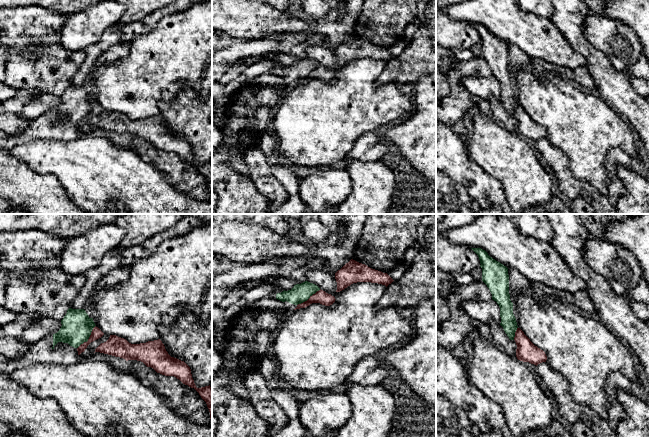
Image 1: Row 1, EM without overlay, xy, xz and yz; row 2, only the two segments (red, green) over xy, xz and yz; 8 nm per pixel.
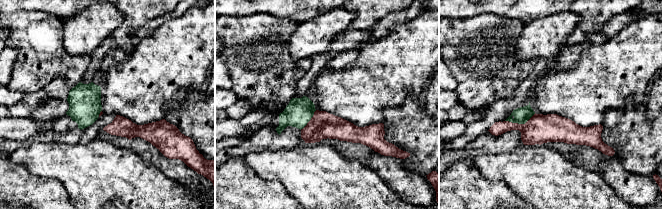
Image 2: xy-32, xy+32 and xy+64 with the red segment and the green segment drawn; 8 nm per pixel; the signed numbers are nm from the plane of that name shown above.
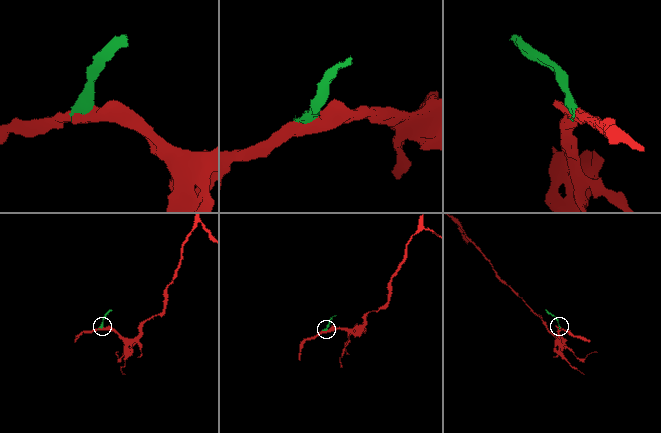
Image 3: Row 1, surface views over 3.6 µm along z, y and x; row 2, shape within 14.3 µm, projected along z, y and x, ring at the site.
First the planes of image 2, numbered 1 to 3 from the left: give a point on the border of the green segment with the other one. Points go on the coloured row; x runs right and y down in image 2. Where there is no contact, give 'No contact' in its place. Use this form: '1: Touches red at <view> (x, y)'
1: Touches red at xy-32 (100, 113)
2: Touches red at xy+32 (310, 120)
3: Touches red at xy+64 (520, 124)

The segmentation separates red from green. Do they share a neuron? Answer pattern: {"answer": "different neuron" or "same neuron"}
{"answer": "different neuron"}

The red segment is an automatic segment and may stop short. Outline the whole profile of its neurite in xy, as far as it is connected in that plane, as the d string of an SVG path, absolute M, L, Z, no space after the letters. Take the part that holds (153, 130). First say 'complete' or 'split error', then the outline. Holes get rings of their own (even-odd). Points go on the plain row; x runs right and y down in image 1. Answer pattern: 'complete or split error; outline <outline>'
complete; outline M110 111L109 115L101 119L95 128L115 133L143 138L157 149L165 152L174 152L183 160L194 164L206 178L212 199L212 164L209 162L197 164L192 154L190 143L177 134L171 133L160 115L146 119L131 120L126 115Z

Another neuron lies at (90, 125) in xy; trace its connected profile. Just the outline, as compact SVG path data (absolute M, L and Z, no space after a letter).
M104 110L101 114L91 118L84 128L79 131L79 137L86 136L91 134L92 130L95 128L95 125L101 120L106 118L109 115L110 111Z

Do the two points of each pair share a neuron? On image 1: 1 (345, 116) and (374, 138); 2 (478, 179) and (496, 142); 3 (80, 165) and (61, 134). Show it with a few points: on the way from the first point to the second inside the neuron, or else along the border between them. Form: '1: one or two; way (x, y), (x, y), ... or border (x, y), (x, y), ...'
1: two; border (375, 130), (364, 132), (357, 139), (351, 150)
2: two; border (468, 152), (471, 159), (501, 185)
3: two; border (78, 136), (68, 140), (42, 140)

